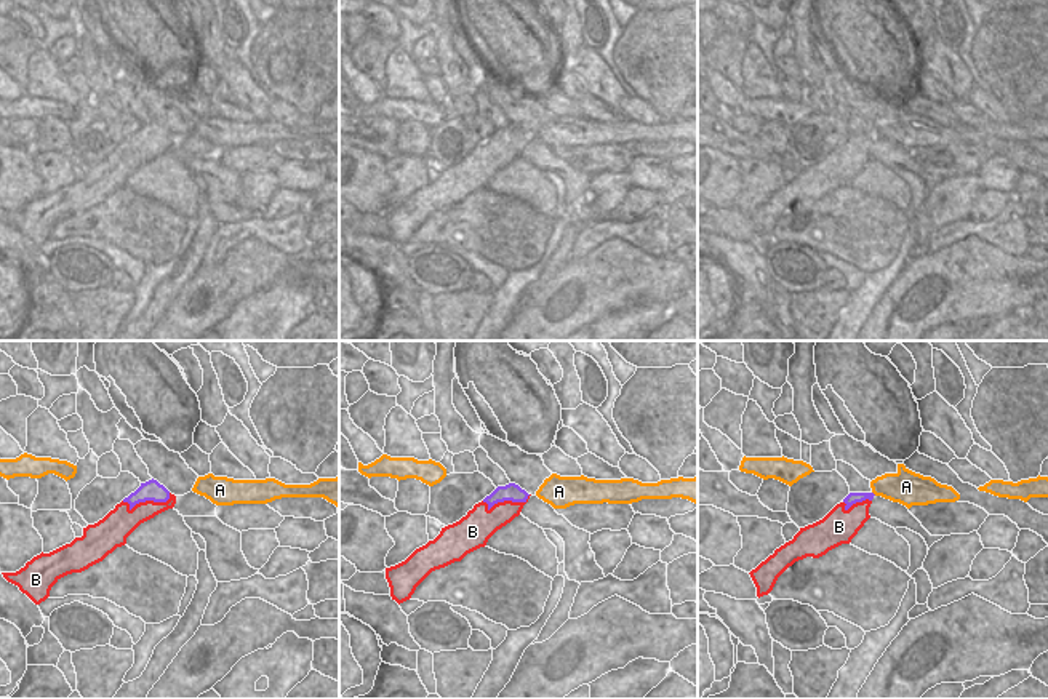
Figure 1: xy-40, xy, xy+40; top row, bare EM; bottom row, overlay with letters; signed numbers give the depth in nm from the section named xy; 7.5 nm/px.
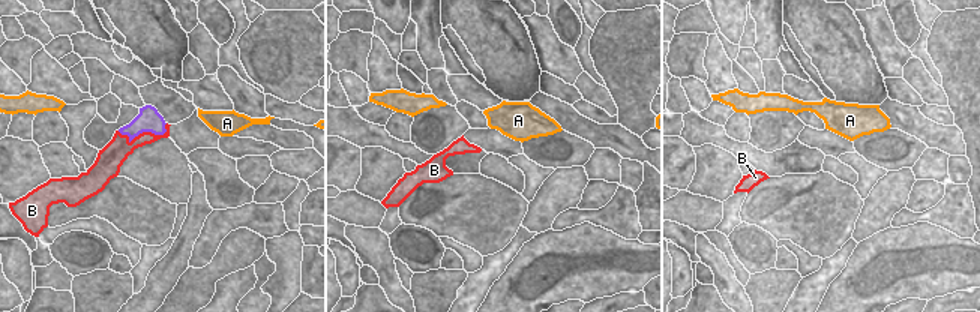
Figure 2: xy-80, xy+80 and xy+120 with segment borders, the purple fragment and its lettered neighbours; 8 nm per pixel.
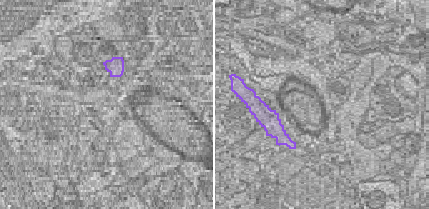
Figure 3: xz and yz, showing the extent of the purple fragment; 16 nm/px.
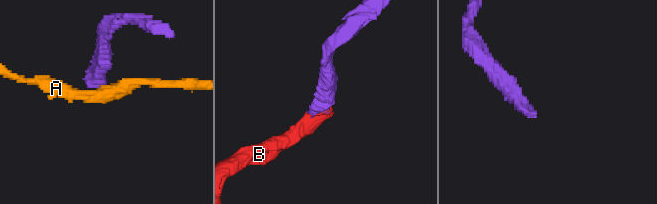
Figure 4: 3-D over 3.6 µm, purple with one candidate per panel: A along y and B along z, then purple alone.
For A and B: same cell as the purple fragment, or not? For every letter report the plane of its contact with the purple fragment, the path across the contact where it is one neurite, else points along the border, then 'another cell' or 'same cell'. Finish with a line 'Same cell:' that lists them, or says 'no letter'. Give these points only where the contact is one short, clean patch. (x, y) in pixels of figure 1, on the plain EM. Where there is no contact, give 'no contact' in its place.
A: no contact; another cell
B: meets purple in xy-40; border along xy-40 (170, 135), (165, 143), (140, 143), (132, 149), (122, 143); another cell
Same cell: no letter

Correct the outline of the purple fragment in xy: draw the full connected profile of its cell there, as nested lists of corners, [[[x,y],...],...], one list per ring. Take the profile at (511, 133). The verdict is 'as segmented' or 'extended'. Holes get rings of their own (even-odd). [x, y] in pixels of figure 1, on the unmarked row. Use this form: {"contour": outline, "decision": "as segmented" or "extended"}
{"contour": [[[509,125],[506,128],[498,128],[490,138],[483,141],[483,144],[488,146],[490,152],[494,146],[504,142],[526,144],[528,138],[530,136],[525,131],[522,131],[518,126]]], "decision": "as segmented"}

